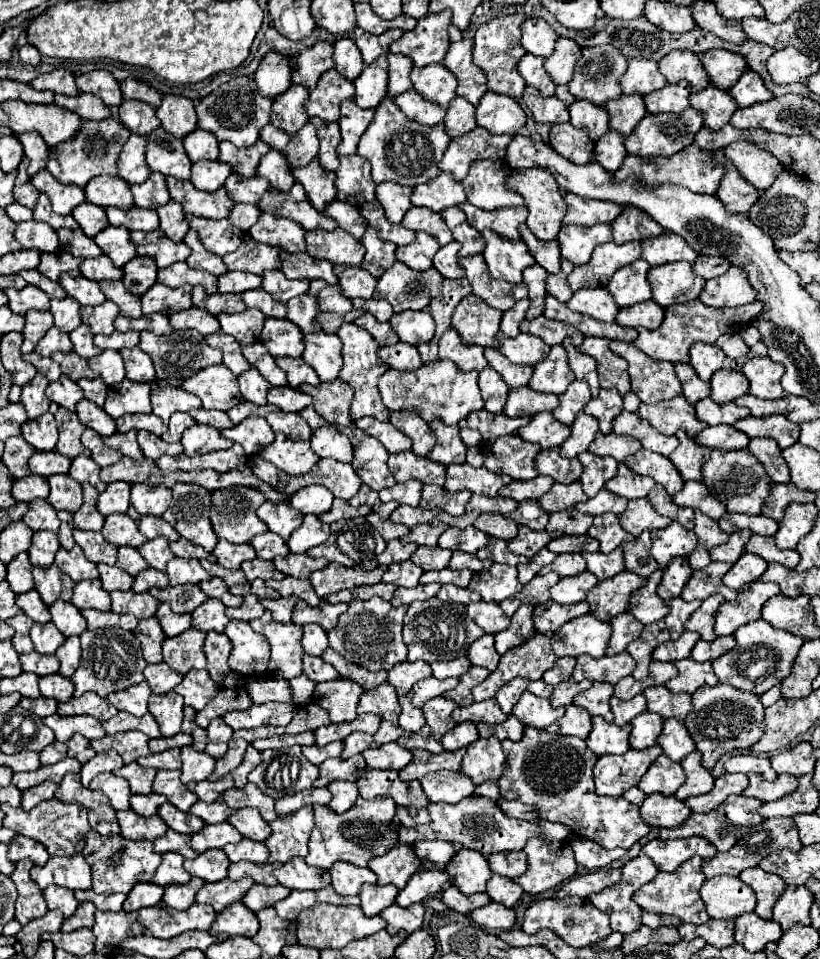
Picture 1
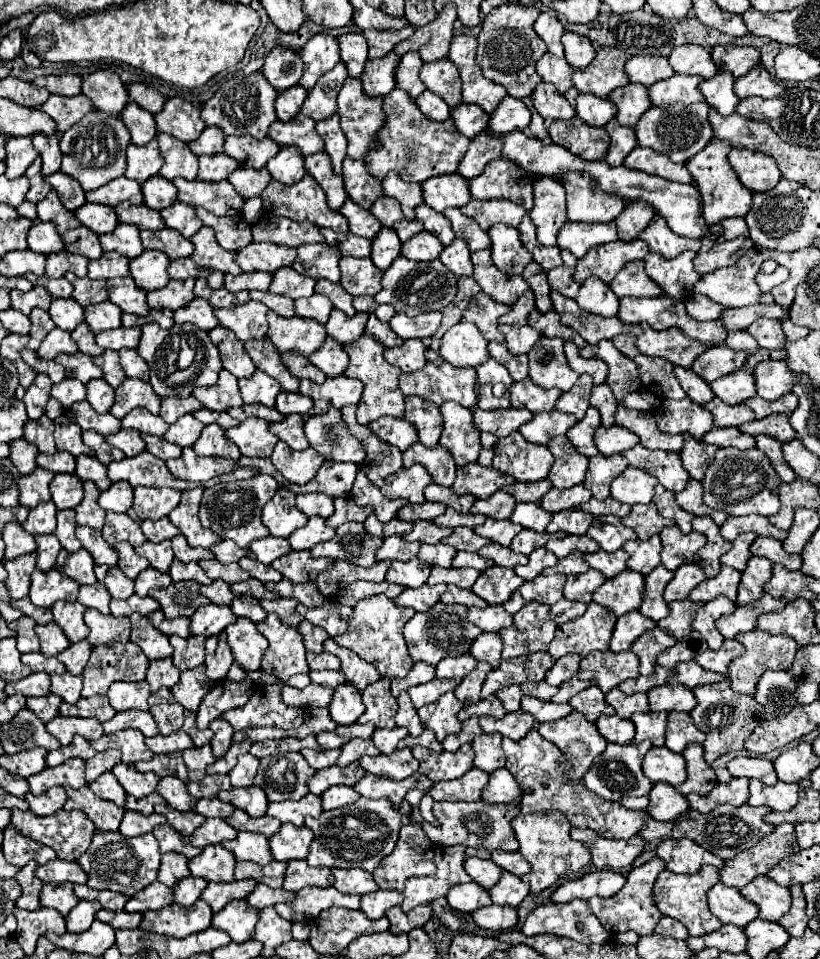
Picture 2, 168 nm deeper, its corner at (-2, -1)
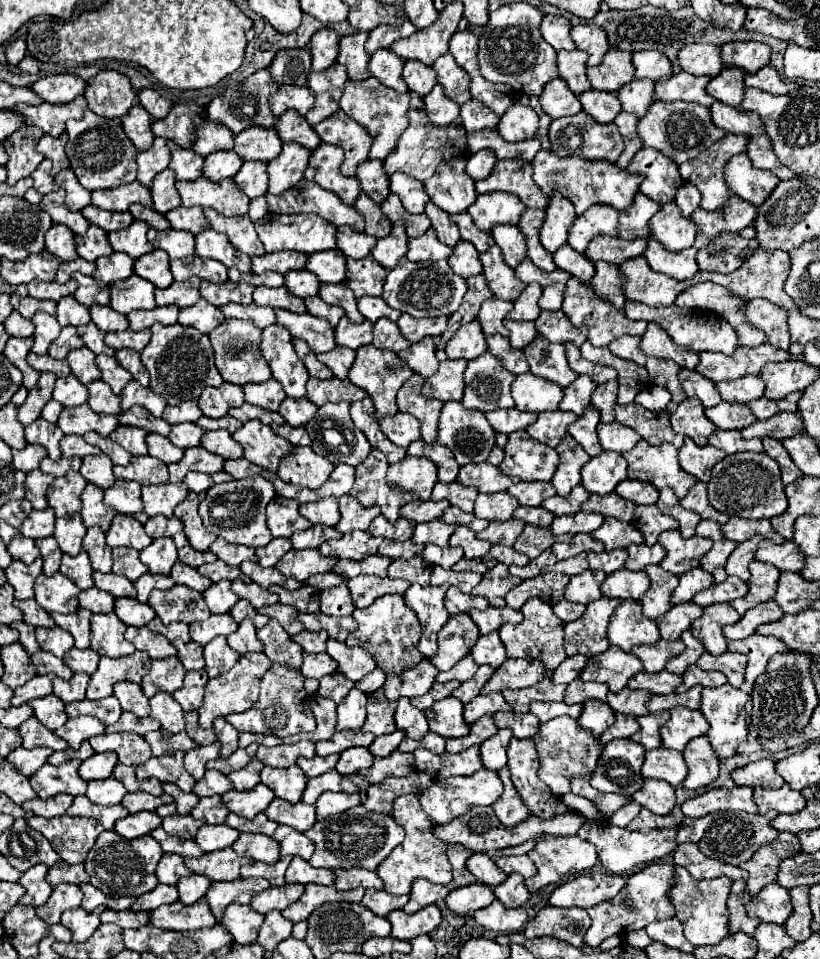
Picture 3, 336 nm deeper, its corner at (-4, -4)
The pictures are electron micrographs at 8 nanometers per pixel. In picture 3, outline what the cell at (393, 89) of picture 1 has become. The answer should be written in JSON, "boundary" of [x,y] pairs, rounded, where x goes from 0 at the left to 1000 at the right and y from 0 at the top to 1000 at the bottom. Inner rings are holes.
{"boundary":[[[496,63],[494,65],[491,83],[494,83],[496,92],[501,96],[509,96],[511,100],[523,98],[523,94],[528,94],[528,90],[533,88],[530,73],[526,69],[518,69],[518,67],[509,65],[509,63]]]}

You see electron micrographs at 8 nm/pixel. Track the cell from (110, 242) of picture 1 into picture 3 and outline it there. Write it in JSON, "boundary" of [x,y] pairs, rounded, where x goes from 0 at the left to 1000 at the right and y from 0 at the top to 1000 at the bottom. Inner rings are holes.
{"boundary":[[[165,229],[152,240],[133,242],[133,252],[135,252],[138,261],[152,263],[160,269],[170,269],[187,261],[187,257],[182,257],[182,250],[179,250],[179,240],[182,240],[182,236],[177,231]]]}

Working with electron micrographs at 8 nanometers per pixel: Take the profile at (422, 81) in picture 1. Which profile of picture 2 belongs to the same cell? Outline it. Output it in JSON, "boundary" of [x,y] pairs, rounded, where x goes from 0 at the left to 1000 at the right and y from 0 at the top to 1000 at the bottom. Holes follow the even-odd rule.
{"boundary":[[[548,62],[518,66],[513,70],[513,84],[521,89],[521,93],[540,101],[550,114],[565,107],[562,105],[562,80],[560,80],[557,70]]]}

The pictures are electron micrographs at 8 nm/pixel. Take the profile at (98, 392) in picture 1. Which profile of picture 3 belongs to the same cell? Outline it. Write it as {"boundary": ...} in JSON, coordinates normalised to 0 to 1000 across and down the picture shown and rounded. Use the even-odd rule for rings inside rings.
{"boundary":[[[113,396],[106,400],[106,405],[109,405],[106,421],[116,430],[121,430],[121,432],[145,432],[148,430],[145,413],[140,413],[126,396]]]}

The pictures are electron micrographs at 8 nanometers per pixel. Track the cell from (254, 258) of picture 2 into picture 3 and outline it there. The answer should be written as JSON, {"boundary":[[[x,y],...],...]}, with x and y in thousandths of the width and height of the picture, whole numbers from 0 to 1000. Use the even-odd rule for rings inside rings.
{"boundary":[[[345,261],[345,263],[321,265],[321,267],[309,269],[309,279],[306,282],[309,282],[309,286],[318,286],[318,284],[326,284],[326,282],[335,282],[340,286],[348,286],[352,282],[372,279],[372,273],[374,273],[374,265]]]}

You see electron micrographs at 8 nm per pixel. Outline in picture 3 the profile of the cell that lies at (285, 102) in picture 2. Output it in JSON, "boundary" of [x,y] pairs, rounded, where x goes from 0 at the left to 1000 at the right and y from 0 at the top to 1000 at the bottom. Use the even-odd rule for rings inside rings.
{"boundary":[[[357,88],[340,90],[340,94],[330,100],[330,113],[335,121],[343,121],[352,113],[372,121],[379,115],[382,106],[384,106],[382,96],[374,90],[357,90]]]}

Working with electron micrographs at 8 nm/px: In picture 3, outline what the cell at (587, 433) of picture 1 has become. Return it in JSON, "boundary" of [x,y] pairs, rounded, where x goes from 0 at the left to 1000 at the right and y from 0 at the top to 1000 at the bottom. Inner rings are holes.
{"boundary":[[[718,423],[711,434],[706,434],[704,440],[699,440],[694,444],[694,453],[713,467],[716,473],[721,475],[728,475],[733,473],[733,463],[730,463],[730,457],[728,457],[728,446],[730,442],[730,428],[726,423]]]}

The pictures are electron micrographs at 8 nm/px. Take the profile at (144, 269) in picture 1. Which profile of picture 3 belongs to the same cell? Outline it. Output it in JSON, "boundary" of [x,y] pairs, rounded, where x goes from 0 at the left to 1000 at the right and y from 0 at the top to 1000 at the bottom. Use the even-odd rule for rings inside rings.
{"boundary":[[[187,261],[165,271],[165,286],[182,292],[191,300],[201,300],[211,296],[211,286],[206,282],[206,267],[201,261]]]}

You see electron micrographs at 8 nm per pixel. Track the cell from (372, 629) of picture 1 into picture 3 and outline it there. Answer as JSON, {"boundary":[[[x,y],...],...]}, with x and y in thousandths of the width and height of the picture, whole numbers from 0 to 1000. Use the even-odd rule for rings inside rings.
{"boundary":[[[467,621],[467,624],[457,626],[452,632],[443,634],[443,636],[433,636],[430,644],[435,647],[438,653],[433,659],[426,661],[421,672],[440,674],[440,676],[450,678],[455,682],[455,686],[460,688],[460,694],[467,697],[472,703],[474,701],[487,703],[516,688],[513,680],[506,676],[506,672],[513,663],[513,651],[511,651],[509,640],[504,640],[504,636],[499,636],[499,632],[494,632],[491,621]]]}

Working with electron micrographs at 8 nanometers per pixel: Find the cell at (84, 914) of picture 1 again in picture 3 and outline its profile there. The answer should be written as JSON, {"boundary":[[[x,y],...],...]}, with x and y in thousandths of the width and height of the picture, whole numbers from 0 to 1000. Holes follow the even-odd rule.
{"boundary":[[[121,945],[113,951],[106,951],[101,947],[91,947],[91,949],[82,949],[74,955],[74,964],[79,964],[79,968],[84,968],[89,972],[89,982],[104,982],[123,964],[121,953],[128,947]]]}

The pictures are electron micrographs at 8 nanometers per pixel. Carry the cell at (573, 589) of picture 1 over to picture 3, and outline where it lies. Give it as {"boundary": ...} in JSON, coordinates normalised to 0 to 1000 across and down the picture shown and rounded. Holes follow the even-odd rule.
{"boundary":[[[713,594],[711,599],[704,599],[696,603],[696,607],[689,611],[689,624],[706,630],[718,630],[723,626],[733,624],[733,607],[738,605],[738,596],[733,594]]]}

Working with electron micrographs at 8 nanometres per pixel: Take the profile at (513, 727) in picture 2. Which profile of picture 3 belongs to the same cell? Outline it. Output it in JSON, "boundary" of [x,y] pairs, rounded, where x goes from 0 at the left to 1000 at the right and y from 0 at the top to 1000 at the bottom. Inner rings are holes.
{"boundary":[[[606,742],[604,755],[609,759],[623,759],[628,770],[650,770],[657,761],[657,751],[645,745],[630,745],[630,742]]]}

